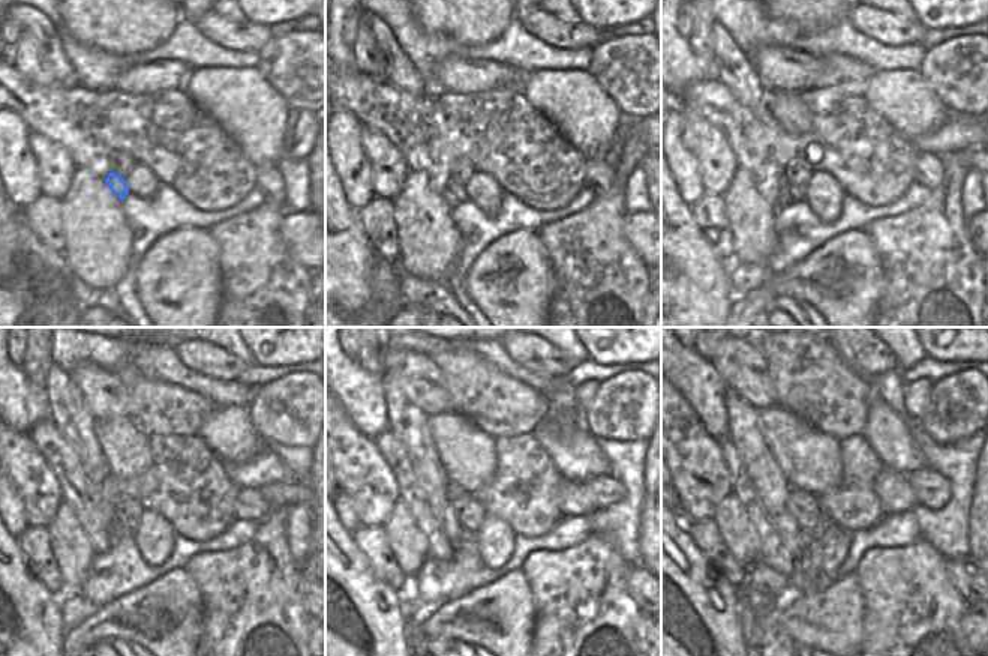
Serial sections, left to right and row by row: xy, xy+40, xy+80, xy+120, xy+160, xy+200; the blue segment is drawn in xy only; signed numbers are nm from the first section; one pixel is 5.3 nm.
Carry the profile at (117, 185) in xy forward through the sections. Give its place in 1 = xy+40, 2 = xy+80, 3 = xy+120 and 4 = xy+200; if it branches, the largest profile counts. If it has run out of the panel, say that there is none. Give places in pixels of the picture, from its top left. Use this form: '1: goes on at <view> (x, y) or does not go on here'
1: goes on at xy+40 (455, 192)
2: goes on at xy+80 (789, 192)
3: goes on at xy+120 (119, 532)
4: goes on at xy+200 (805, 536)

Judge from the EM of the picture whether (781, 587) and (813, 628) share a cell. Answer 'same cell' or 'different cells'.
different cells

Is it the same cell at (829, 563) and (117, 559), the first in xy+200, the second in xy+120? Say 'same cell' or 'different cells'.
different cells

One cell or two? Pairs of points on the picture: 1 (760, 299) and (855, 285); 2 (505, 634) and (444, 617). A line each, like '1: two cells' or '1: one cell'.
1: one cell
2: one cell

